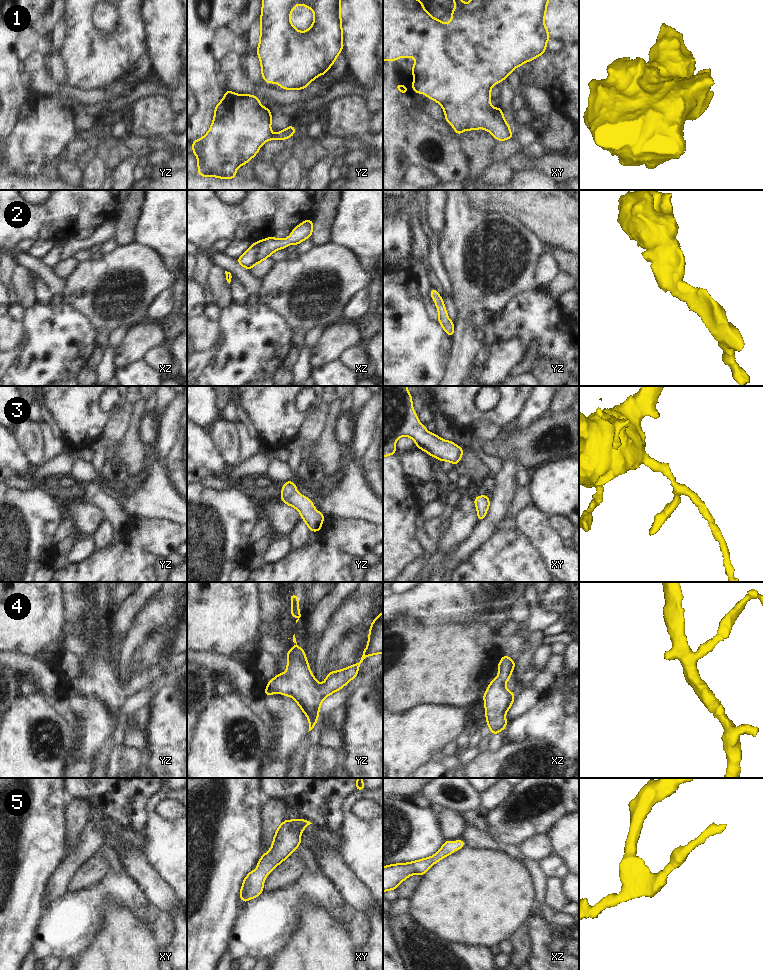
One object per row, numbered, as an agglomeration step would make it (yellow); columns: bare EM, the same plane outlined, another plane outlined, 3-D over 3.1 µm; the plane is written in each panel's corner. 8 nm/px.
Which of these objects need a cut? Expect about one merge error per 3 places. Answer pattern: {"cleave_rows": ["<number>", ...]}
{"cleave_rows": []}

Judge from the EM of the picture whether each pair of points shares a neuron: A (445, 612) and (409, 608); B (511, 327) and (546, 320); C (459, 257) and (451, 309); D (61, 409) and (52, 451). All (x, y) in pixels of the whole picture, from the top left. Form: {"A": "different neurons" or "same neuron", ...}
{"A": "same neuron", "B": "same neuron", "C": "different neurons", "D": "different neurons"}

